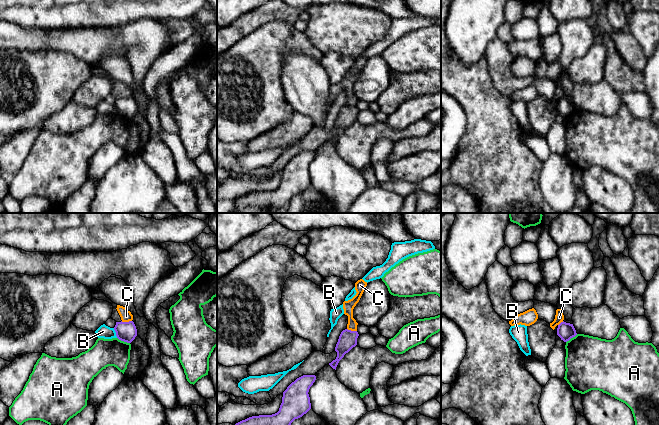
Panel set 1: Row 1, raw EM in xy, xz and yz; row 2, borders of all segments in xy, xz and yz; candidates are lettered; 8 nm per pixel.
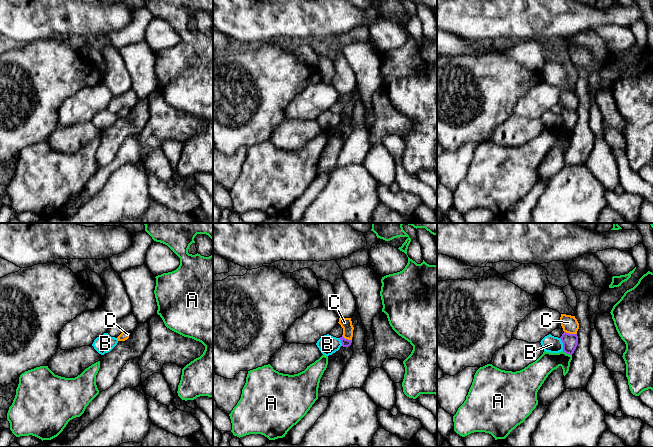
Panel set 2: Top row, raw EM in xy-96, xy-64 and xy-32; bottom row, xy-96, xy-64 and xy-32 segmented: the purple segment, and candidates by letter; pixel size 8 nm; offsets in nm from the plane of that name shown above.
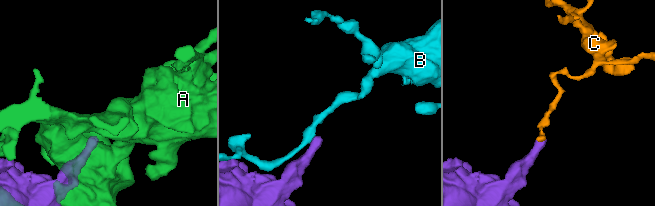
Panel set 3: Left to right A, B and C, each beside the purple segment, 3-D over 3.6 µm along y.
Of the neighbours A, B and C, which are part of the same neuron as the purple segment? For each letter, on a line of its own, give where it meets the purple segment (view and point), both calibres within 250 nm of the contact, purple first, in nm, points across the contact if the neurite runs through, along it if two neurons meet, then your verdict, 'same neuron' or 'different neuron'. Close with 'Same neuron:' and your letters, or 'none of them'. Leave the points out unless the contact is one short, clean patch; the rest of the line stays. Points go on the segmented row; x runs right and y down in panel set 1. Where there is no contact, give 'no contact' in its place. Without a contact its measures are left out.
A: contact xy (123, 340); calibres 160 and 220 nm; different neuron
B: contact xy (116, 333); calibres 160 and 100 nm; border xy (113, 328), (117, 337); different neuron
C: contact xy (126, 322); calibres 160 and 90 nm; border xy (131, 320), (121, 321); different neuron
Same neuron: none of them

